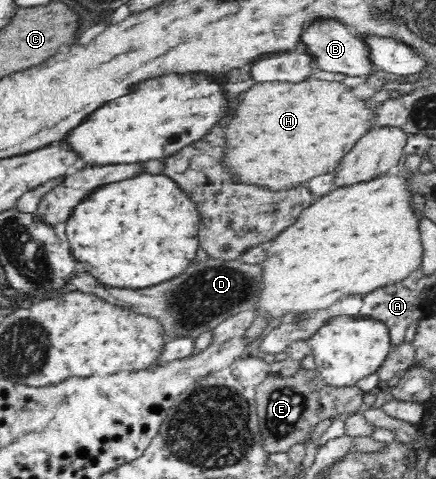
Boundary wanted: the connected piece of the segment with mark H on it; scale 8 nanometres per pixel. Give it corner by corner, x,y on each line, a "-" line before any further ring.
308,79
300,83
287,81
256,82
242,95
234,111
234,119
226,129
228,163
240,175
243,183
258,184
271,191
283,191
305,185
316,175
330,175
337,170
338,161
354,149
377,126
377,108
358,99
352,88
338,81

